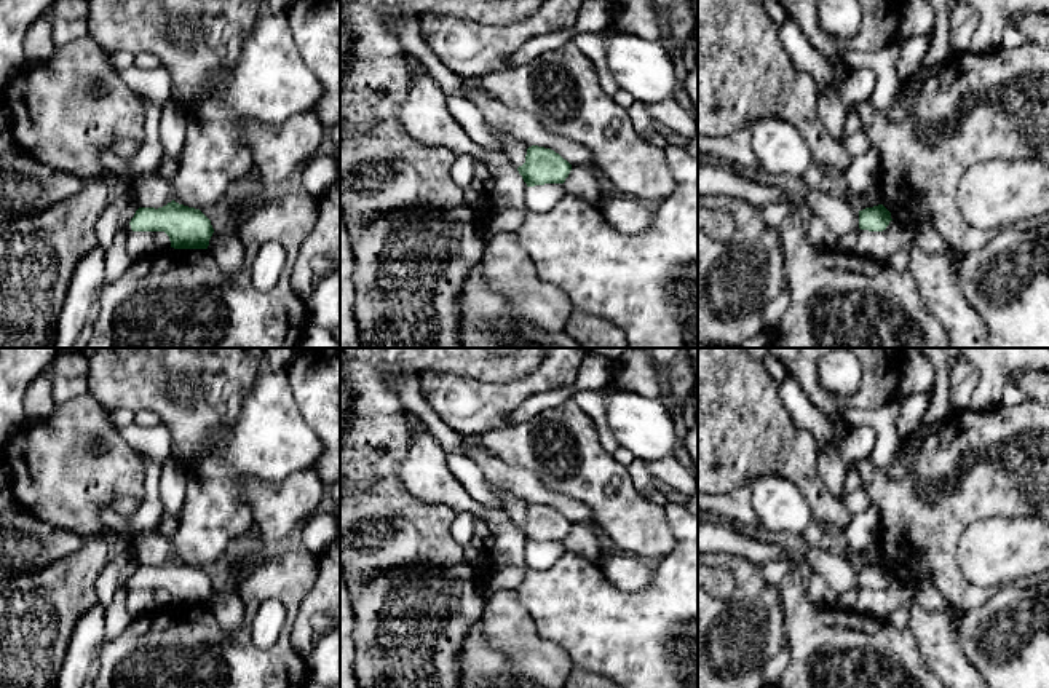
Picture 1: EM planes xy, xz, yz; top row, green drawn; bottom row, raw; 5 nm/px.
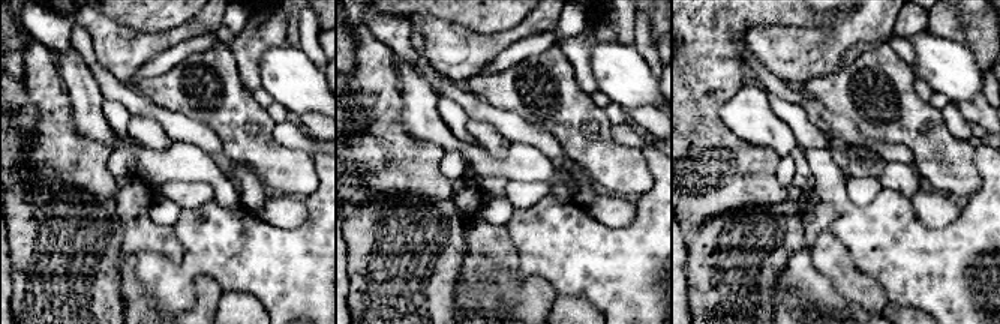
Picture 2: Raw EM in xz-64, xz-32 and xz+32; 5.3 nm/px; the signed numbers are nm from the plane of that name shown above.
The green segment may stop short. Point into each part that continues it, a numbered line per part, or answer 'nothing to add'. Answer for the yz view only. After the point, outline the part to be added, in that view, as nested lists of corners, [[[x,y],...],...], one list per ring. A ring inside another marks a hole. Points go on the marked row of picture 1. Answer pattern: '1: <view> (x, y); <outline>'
nothing to add

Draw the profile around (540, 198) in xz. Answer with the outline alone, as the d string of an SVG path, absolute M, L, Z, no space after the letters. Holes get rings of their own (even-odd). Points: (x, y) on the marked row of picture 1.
M562 184L527 187L527 206L535 212L551 211L564 198Z

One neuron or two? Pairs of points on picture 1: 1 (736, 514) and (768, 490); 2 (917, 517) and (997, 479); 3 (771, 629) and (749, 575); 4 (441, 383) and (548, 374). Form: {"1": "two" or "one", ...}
{"1": "two", "2": "one", "3": "one", "4": "one"}

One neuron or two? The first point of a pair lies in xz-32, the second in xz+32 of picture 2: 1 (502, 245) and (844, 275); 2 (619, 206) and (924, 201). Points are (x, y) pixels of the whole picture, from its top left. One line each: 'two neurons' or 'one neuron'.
1: one neuron
2: one neuron

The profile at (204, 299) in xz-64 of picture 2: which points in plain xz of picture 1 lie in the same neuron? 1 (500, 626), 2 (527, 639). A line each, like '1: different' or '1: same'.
1: same
2: same

